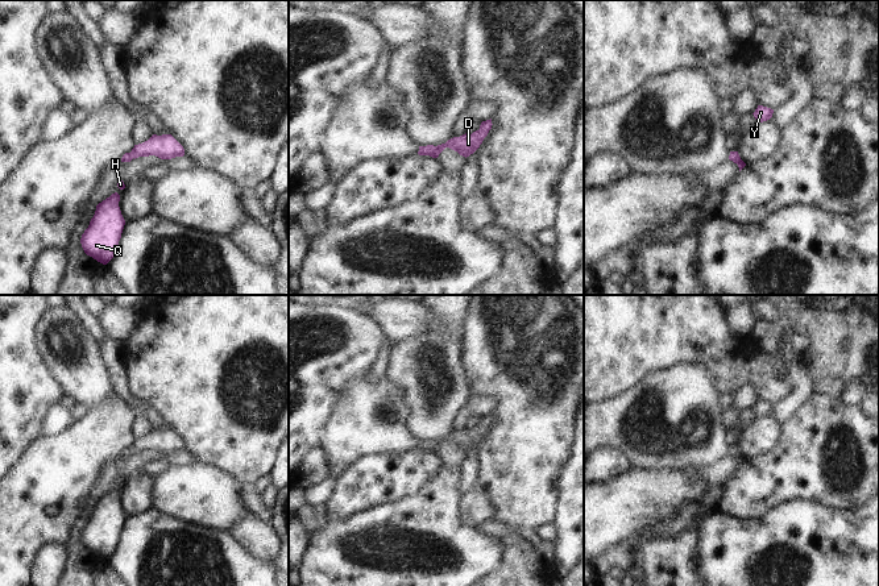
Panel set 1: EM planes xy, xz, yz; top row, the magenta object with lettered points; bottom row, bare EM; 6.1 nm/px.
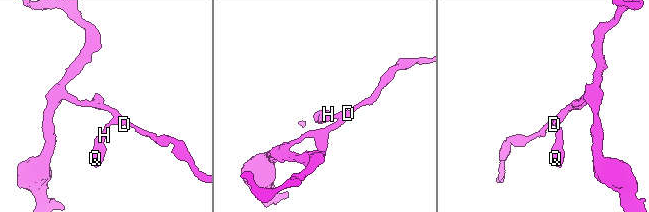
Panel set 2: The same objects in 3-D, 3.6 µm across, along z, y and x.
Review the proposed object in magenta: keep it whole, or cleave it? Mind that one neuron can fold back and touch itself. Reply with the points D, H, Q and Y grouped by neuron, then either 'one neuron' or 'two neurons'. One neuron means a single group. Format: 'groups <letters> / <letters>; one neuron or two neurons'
groups D H Q Y; one neuron

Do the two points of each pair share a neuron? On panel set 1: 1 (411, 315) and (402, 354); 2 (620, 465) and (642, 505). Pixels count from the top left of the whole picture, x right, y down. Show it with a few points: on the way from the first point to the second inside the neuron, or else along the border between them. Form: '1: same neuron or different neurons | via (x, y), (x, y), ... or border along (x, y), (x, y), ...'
1: different neurons | border along (434, 323), (415, 335), (393, 343)
2: different neurons | border along (633, 466), (618, 477), (597, 483)

